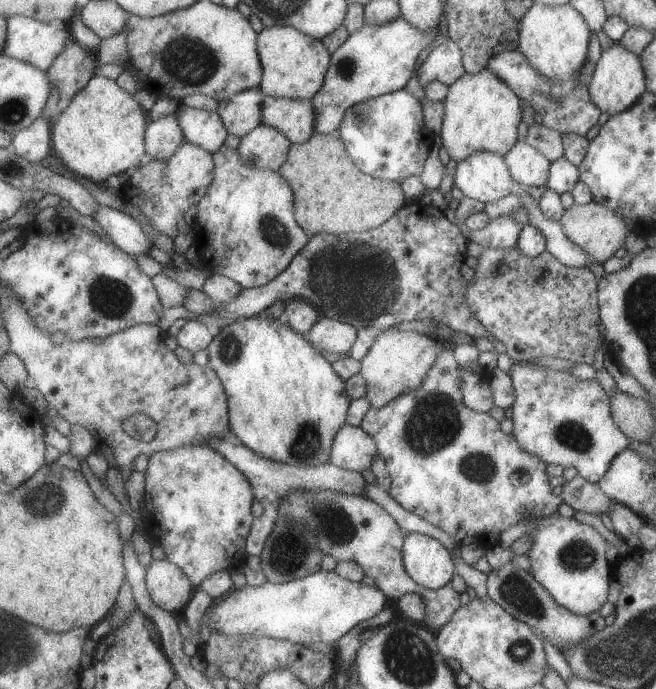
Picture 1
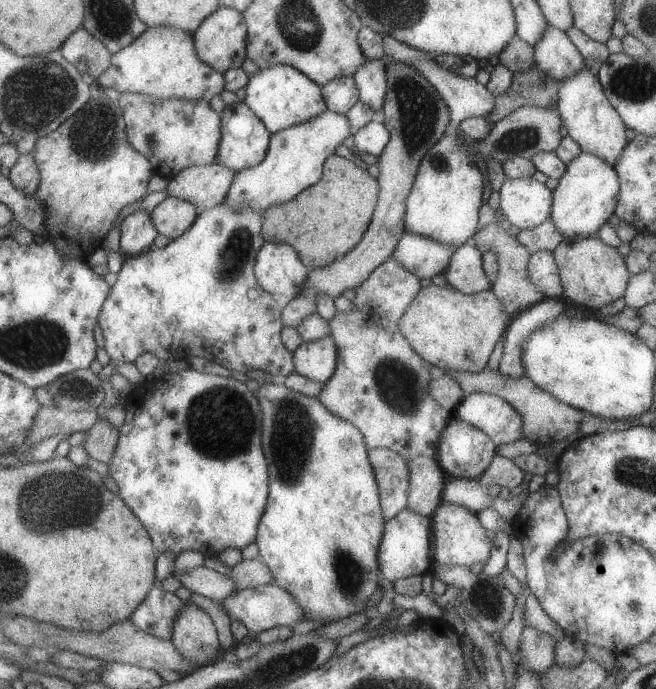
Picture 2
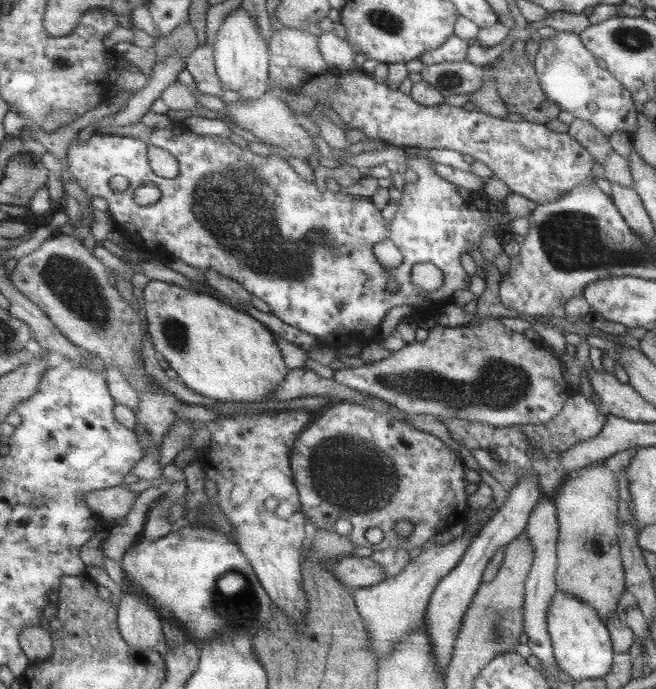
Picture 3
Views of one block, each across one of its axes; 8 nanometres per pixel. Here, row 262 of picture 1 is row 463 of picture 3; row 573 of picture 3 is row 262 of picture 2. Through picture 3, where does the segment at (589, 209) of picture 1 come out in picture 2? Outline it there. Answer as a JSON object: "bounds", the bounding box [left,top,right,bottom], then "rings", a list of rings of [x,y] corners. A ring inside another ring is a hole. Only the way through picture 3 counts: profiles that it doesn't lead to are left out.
{"bounds":[552,237,631,310],"rings":[[[562,237],[552,256],[559,272],[563,298],[569,302],[585,309],[599,310],[600,307],[623,298],[631,275],[615,246],[605,245],[598,237]]]}

